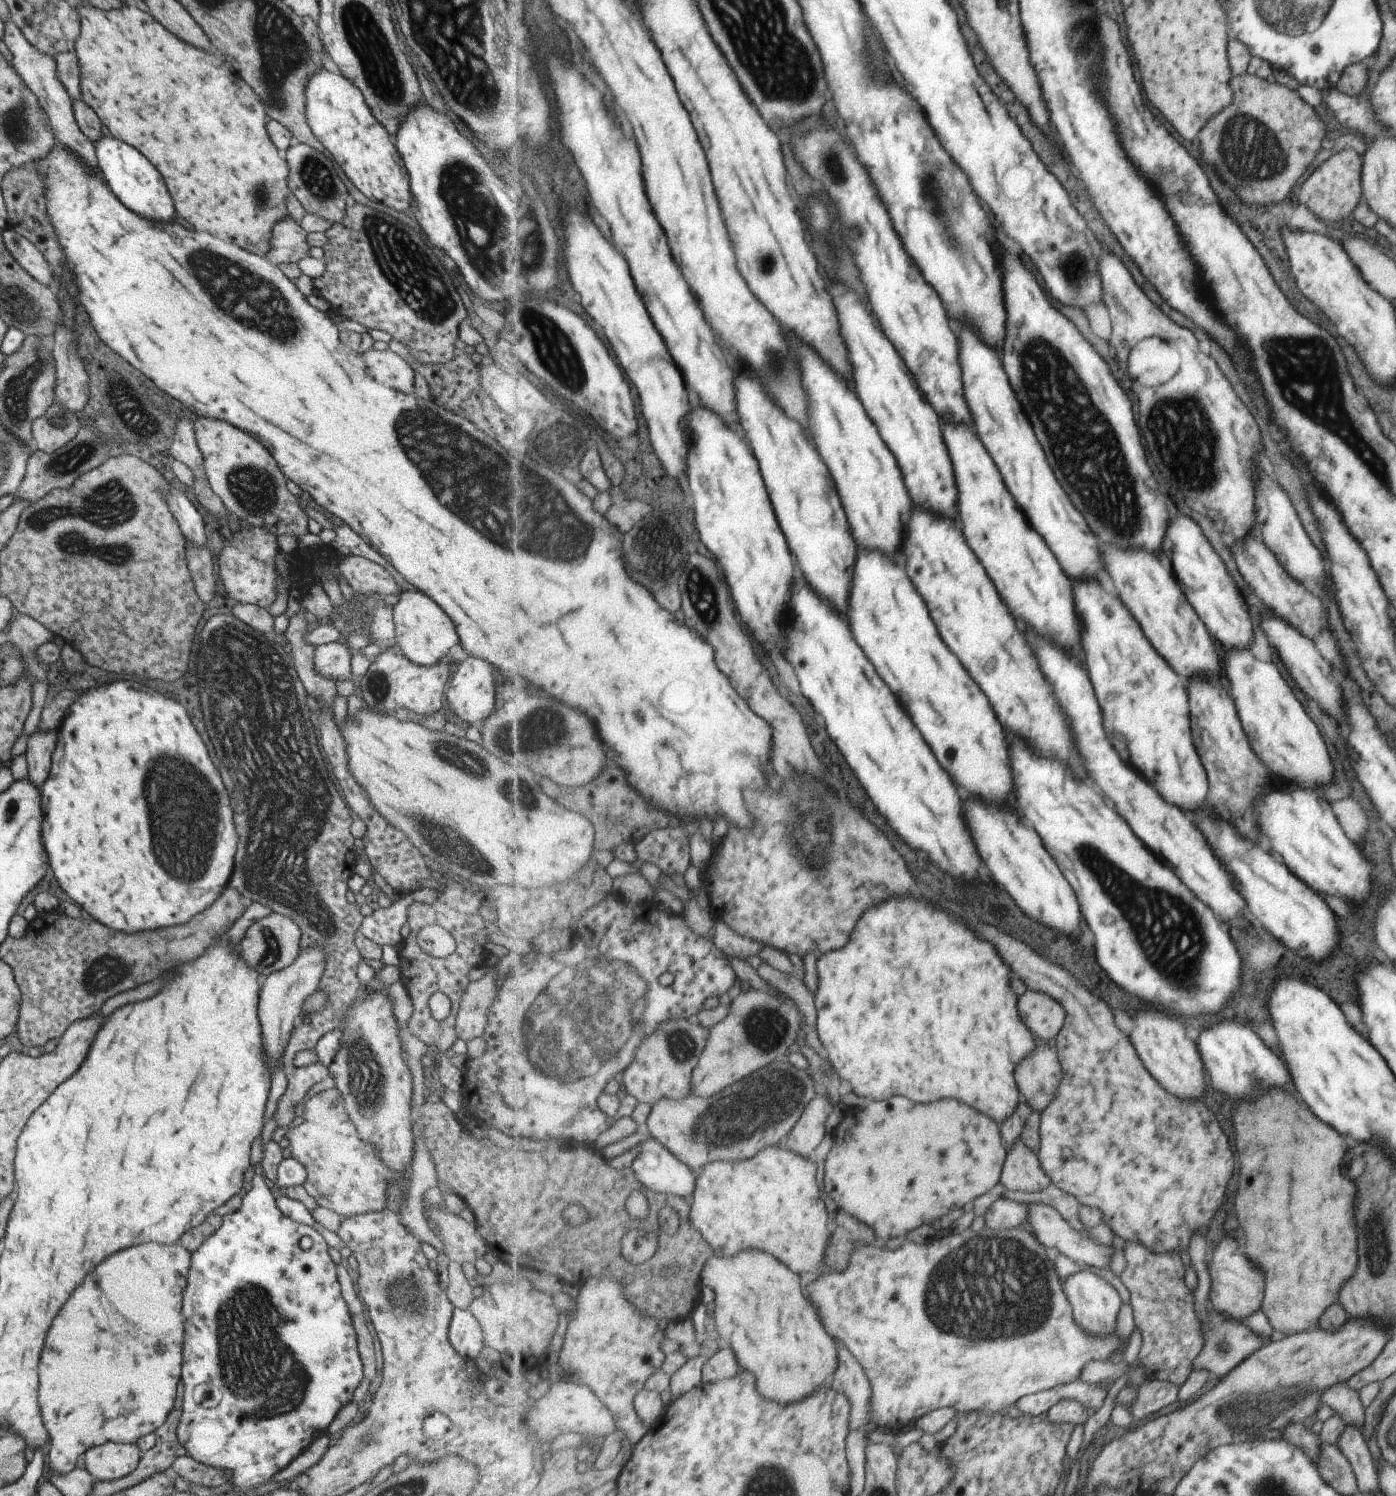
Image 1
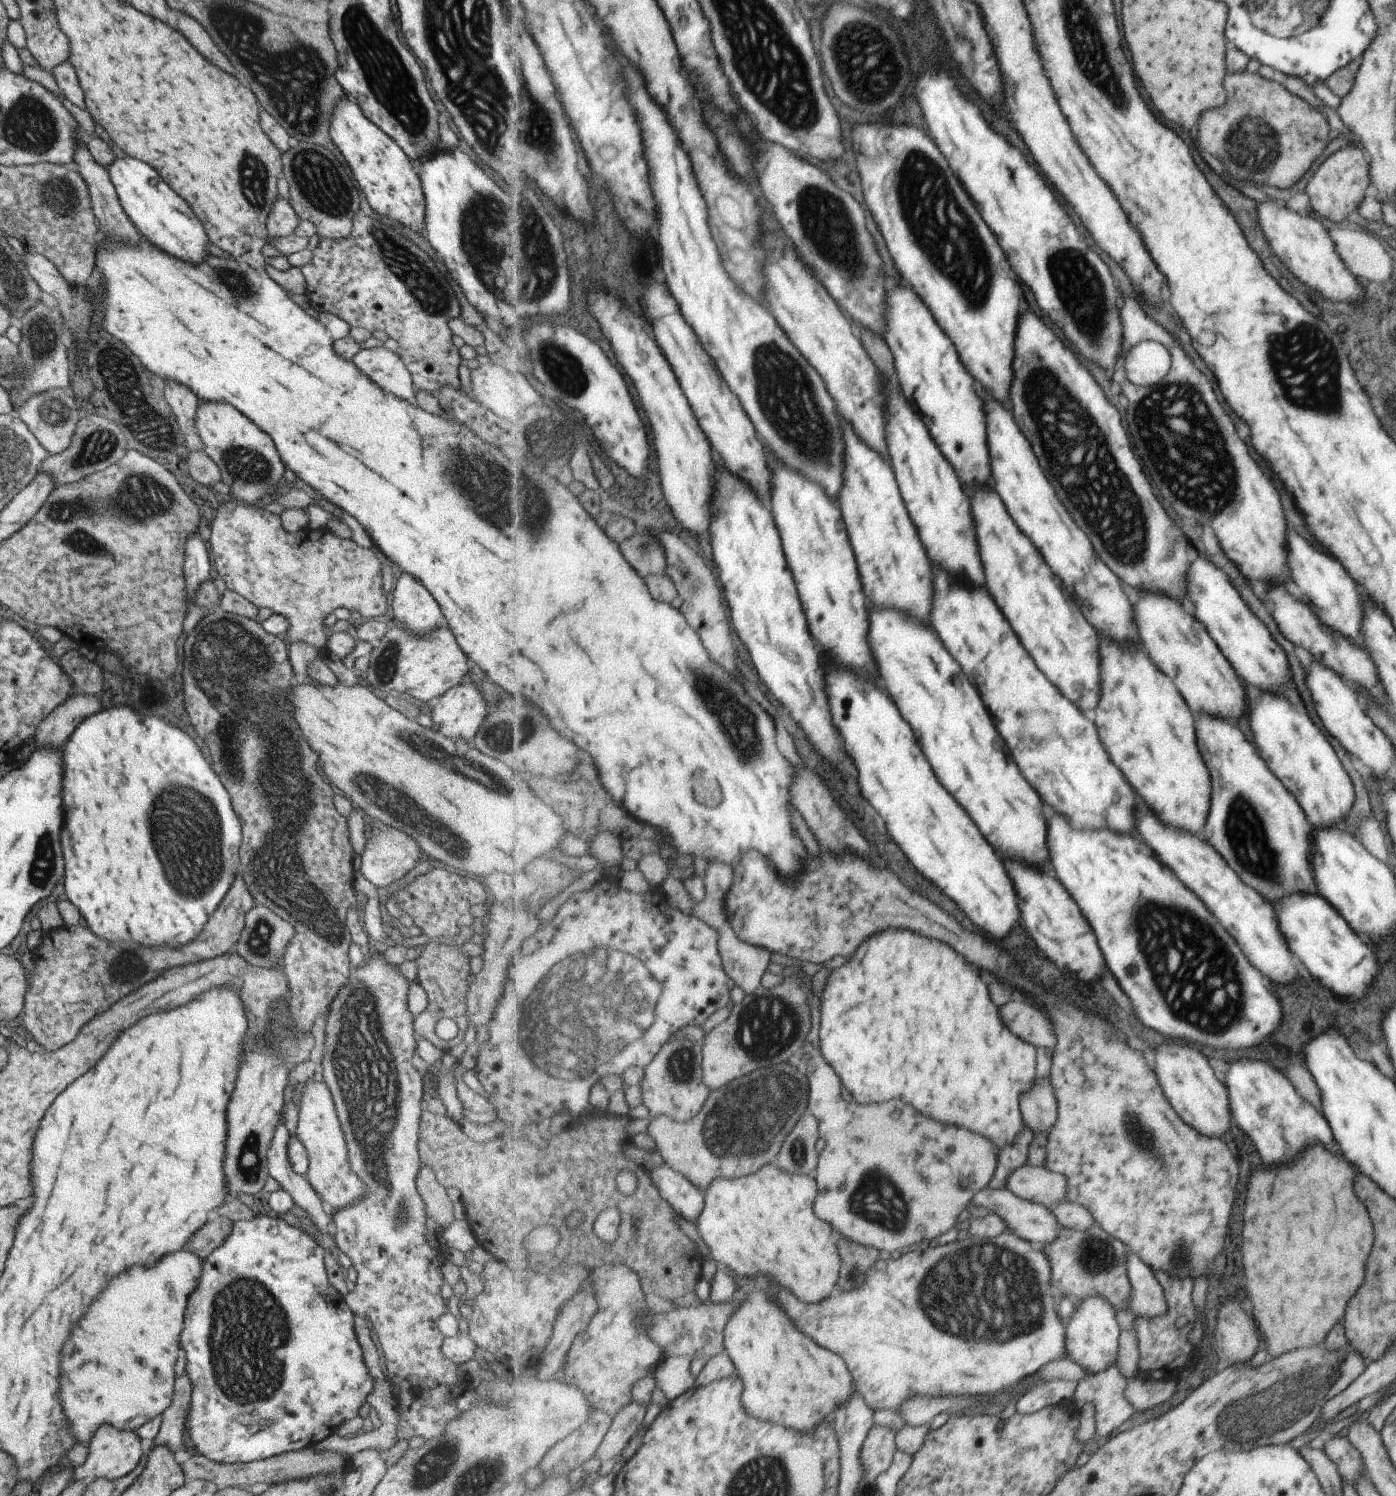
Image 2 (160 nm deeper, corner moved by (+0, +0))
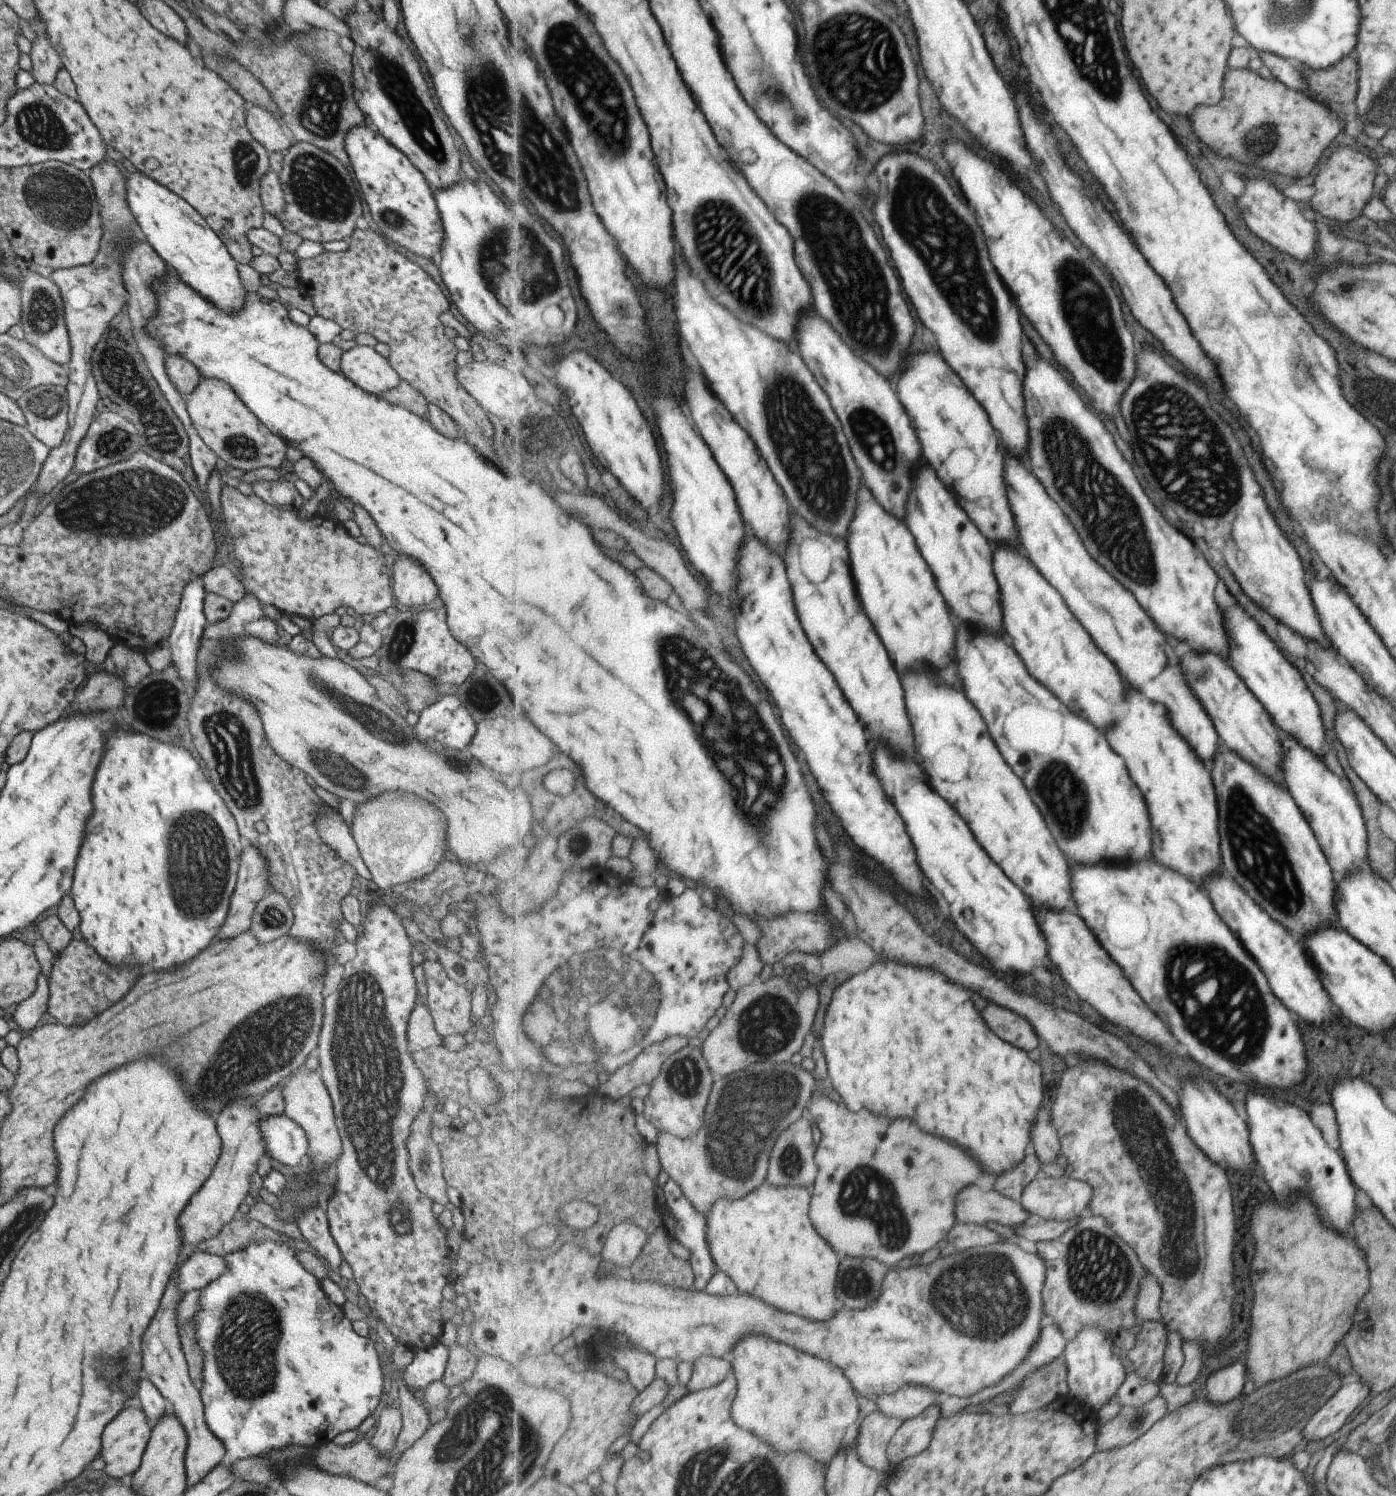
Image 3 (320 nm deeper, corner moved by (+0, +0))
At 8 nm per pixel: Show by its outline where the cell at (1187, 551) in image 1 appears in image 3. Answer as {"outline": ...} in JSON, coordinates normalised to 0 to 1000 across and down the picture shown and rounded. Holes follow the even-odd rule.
{"outline":[[[882,406],[879,409],[879,421],[882,421],[882,445],[888,448],[888,453],[899,461],[899,467],[908,472],[910,479],[913,481],[913,485],[916,485],[923,493],[925,493],[933,500],[939,502],[943,507],[948,507],[949,503],[953,501],[953,499],[949,496],[949,488],[945,479],[945,473],[935,460],[932,451],[918,439],[918,436],[913,433],[913,430],[903,422],[903,420],[888,406]]]}

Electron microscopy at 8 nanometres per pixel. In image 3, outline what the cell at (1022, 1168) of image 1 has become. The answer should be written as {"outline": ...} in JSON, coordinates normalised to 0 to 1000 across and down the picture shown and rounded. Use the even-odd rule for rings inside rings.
{"outline":[[[766,787],[741,787],[731,799],[732,806],[739,811],[751,816],[770,816],[780,811],[783,794]]]}

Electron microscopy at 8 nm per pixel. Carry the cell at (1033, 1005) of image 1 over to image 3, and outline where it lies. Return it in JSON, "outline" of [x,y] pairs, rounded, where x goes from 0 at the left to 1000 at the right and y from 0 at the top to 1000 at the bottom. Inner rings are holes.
{"outline":[[[710,671],[704,675],[704,682],[713,691],[716,691],[716,694],[724,697],[726,699],[730,699],[736,703],[744,699],[744,694],[739,684],[725,675],[720,675],[720,673]]]}

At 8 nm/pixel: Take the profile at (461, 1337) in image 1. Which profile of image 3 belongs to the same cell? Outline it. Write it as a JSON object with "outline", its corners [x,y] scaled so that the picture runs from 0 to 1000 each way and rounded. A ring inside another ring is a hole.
{"outline":[[[312,897],[311,899],[306,900],[303,903],[299,903],[297,905],[296,910],[289,916],[287,921],[289,921],[293,928],[304,929],[306,925],[316,922],[320,908],[320,901],[316,898]]]}

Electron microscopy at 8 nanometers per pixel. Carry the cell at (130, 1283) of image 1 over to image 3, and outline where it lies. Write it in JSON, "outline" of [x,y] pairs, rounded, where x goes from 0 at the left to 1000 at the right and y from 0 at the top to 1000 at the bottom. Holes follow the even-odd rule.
{"outline":[[[139,836],[127,846],[127,862],[131,868],[135,862],[143,862],[161,850],[160,840]]]}

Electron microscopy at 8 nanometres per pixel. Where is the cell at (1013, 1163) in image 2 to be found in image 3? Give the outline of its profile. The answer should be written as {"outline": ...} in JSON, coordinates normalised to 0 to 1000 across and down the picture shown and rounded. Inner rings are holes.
{"outline":[[[739,769],[732,778],[729,778],[726,782],[716,785],[711,791],[712,795],[721,801],[731,803],[733,795],[745,785],[746,778],[741,769]]]}

